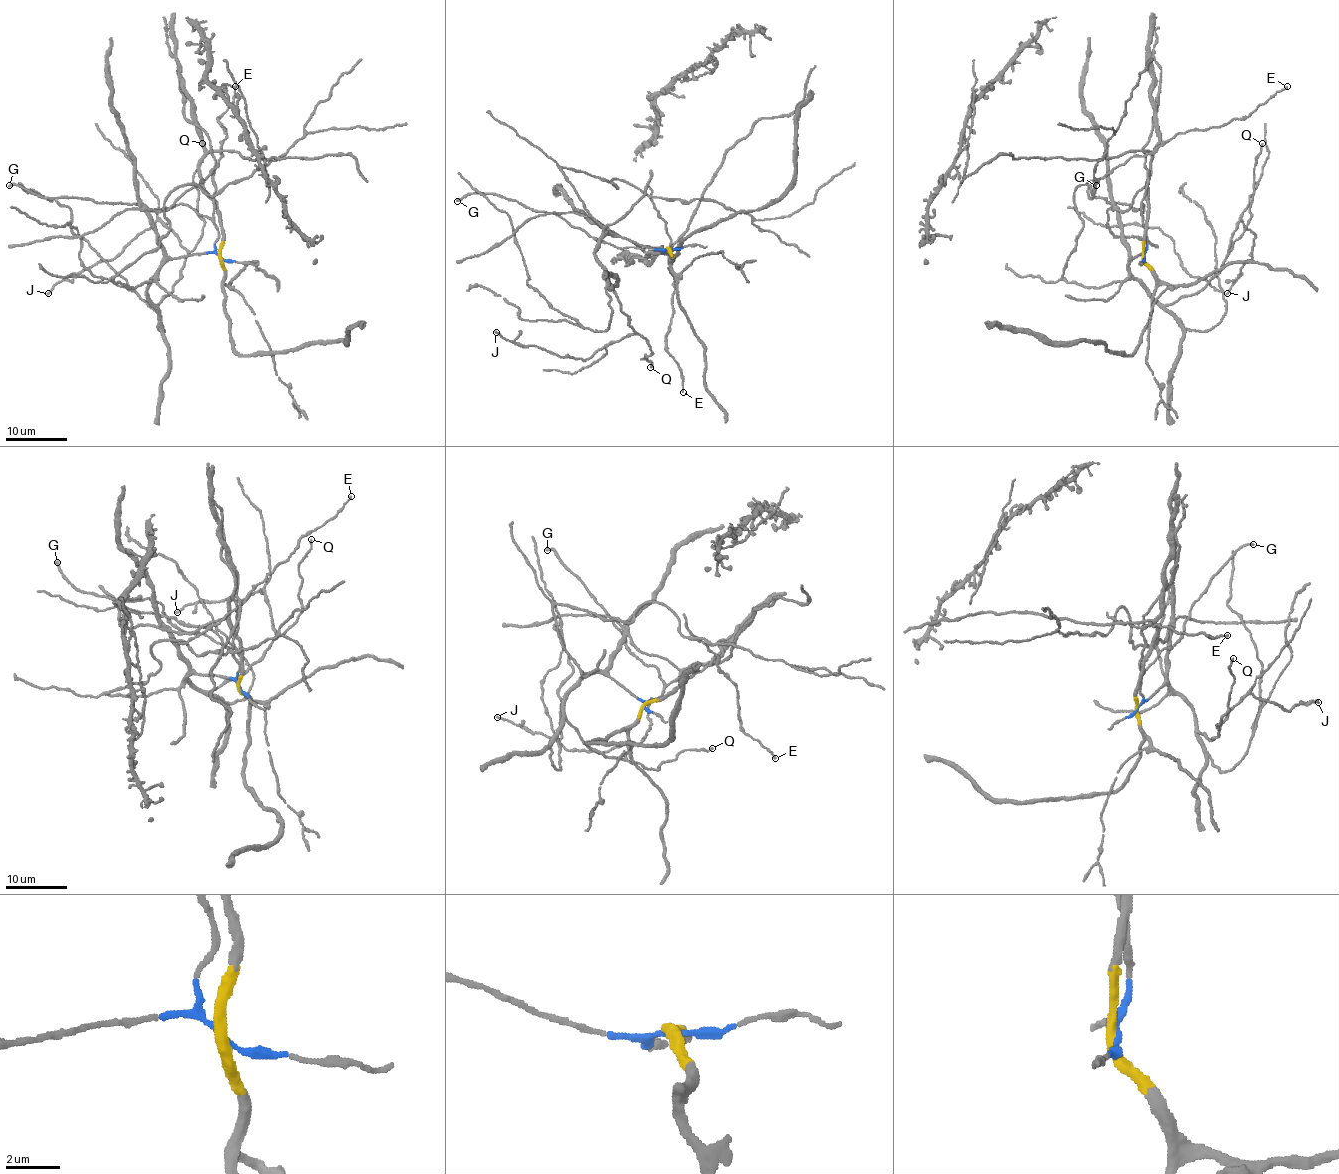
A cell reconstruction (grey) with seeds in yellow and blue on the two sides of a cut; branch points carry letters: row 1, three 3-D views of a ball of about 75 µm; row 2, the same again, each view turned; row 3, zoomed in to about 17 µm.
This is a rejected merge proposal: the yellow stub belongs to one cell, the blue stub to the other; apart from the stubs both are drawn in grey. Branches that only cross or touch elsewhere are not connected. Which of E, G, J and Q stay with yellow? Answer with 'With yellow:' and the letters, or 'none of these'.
With yellow: none of these

